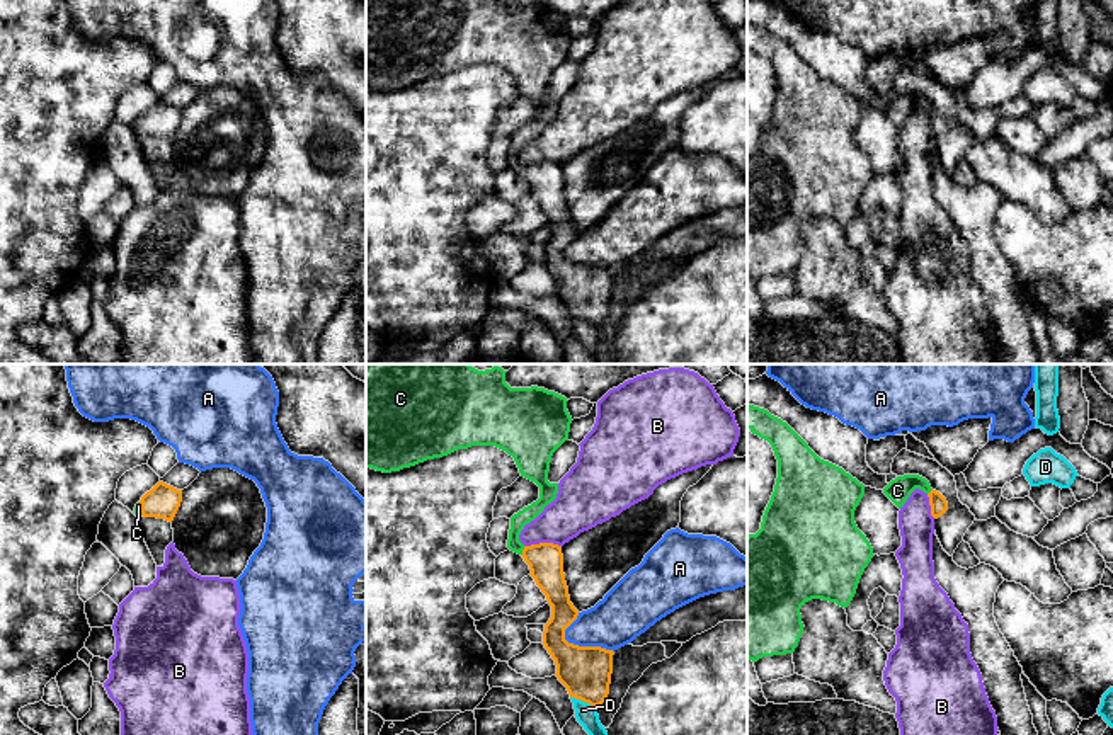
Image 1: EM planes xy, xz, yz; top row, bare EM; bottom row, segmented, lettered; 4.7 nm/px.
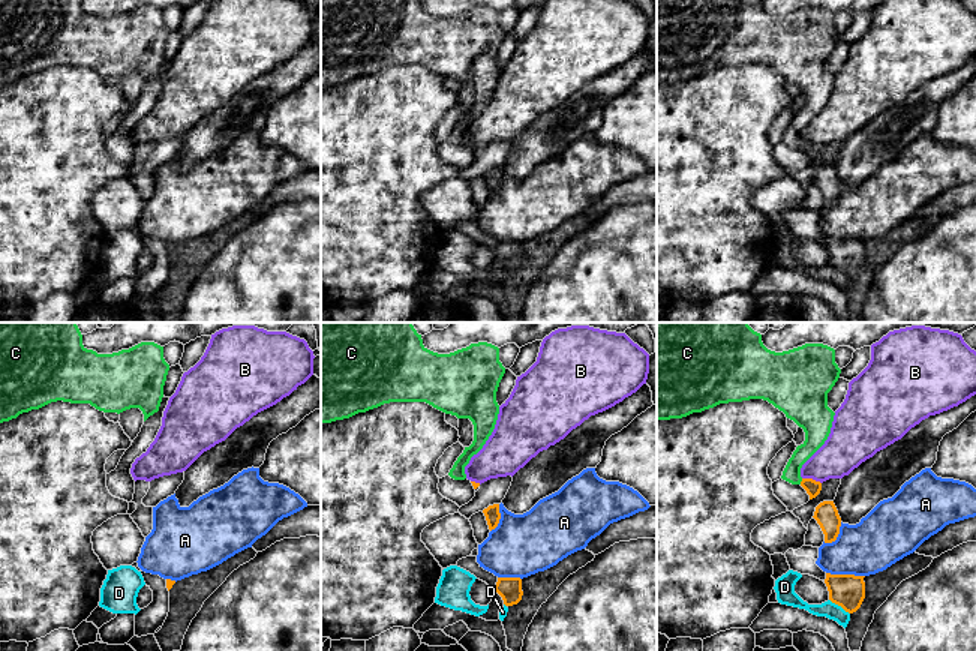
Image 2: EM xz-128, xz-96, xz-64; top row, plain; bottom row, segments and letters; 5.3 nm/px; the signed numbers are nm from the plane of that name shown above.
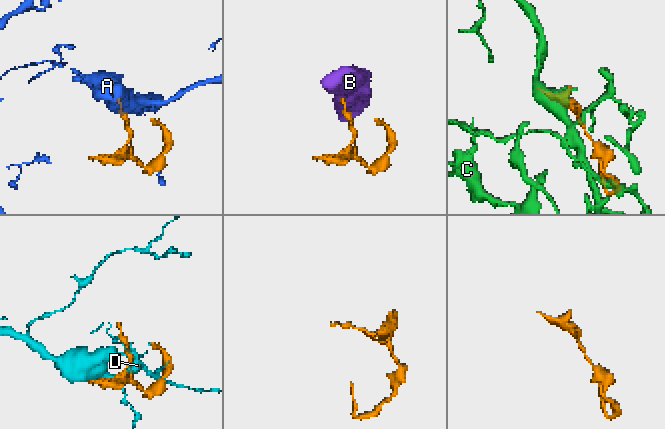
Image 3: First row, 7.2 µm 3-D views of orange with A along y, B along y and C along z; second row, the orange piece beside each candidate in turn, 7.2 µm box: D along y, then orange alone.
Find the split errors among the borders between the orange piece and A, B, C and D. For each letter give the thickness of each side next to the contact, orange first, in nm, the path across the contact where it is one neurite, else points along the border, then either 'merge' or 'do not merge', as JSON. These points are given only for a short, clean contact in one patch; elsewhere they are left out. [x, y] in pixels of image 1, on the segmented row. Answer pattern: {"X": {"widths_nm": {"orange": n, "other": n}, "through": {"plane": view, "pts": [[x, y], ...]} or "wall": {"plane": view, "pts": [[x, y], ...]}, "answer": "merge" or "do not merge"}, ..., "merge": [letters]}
{"A": {"widths_nm": {"orange": 240, "other": 240}, "answer": "do not merge"}, "B": {"widths_nm": {"orange": 170, "other": 240}, "wall": {"plane": "xz", "pts": [[560, 545], [531, 543], [525, 546]]}, "answer": "do not merge"}, "C": {"widths_nm": {"orange": 170, "other": 80}, "through": {"plane": "xz", "pts": [[545, 560], [523, 552], [514, 543], [518, 521]]}, "answer": "merge"}, "D": {"widths_nm": {"orange": 240, "other": 100}, "answer": "do not merge"}, "merge": ["C"]}

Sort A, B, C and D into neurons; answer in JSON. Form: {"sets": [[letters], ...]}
{"sets": [["A"], ["B"], ["C"], ["D"]]}

